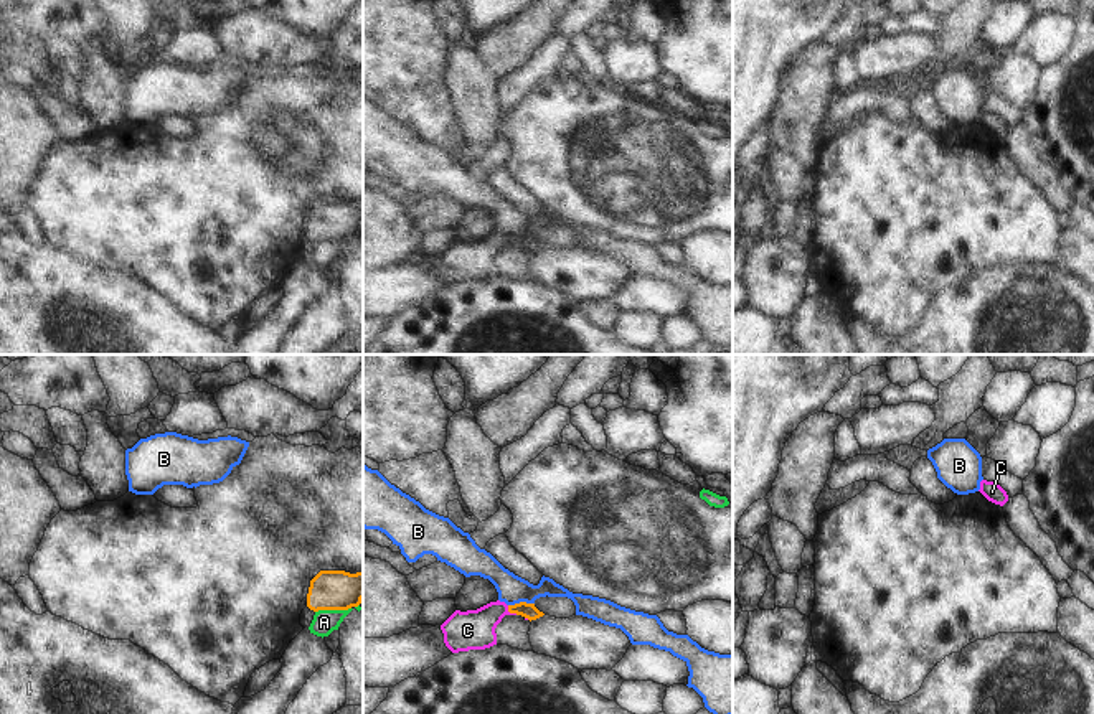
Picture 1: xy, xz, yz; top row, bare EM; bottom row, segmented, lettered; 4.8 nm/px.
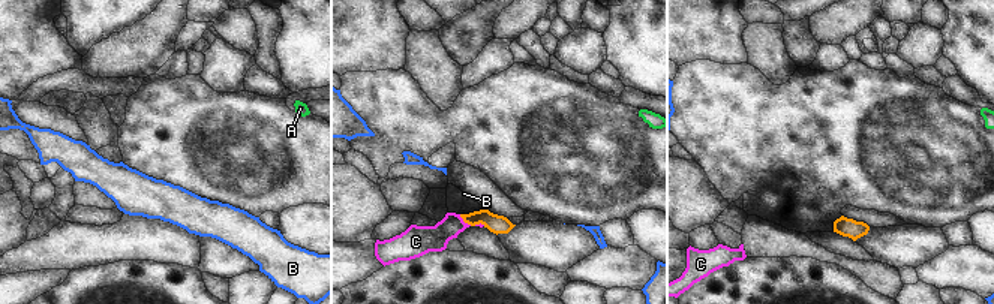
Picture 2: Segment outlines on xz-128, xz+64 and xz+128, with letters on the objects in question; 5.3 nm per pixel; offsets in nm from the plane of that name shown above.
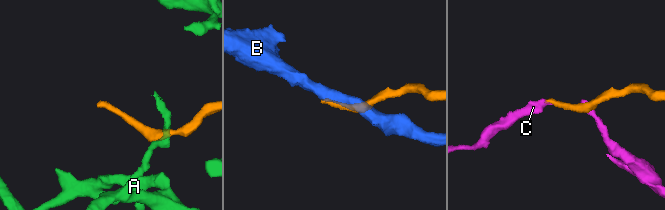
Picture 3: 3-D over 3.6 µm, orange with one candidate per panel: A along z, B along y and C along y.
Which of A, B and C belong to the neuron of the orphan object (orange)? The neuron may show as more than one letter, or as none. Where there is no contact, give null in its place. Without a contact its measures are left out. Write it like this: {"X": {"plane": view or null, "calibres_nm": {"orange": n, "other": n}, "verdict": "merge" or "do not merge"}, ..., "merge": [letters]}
{"A": {"plane": "xy", "calibres_nm": {"orange": 190, "other": 120}, "verdict": "do not merge"}, "B": {"plane": "xz", "calibres_nm": {"orange": 80, "other": 140}, "verdict": "do not merge"}, "C": {"plane": "xz", "calibres_nm": {"orange": 80, "other": 190}, "verdict": "merge"}, "merge": ["C"]}

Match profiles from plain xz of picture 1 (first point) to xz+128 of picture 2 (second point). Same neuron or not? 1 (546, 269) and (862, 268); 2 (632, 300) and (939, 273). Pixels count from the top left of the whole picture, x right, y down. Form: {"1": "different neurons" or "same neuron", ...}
{"1": "different neurons", "2": "same neuron"}

